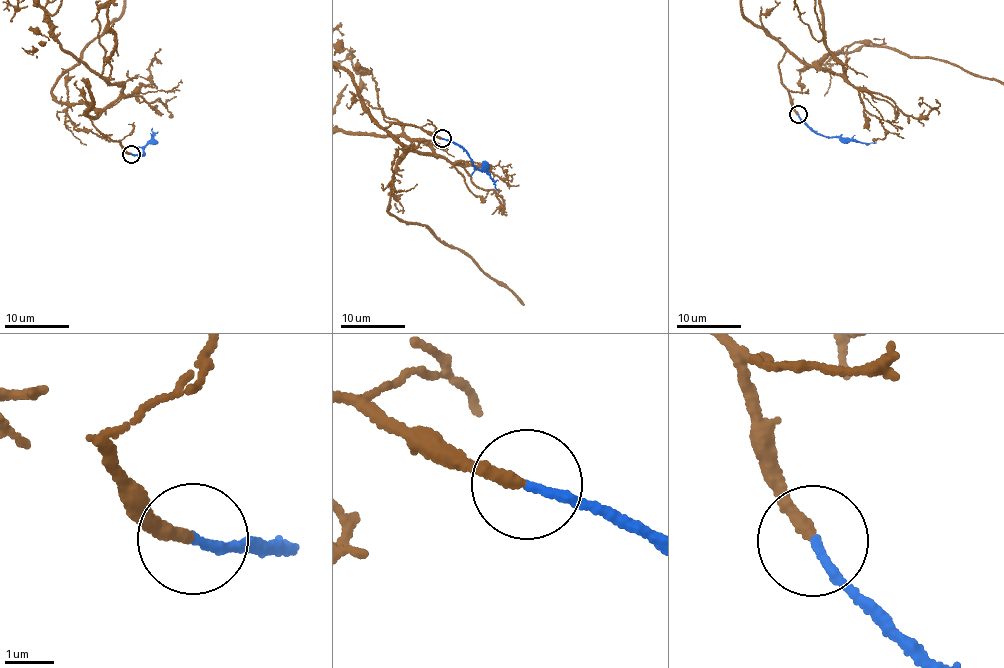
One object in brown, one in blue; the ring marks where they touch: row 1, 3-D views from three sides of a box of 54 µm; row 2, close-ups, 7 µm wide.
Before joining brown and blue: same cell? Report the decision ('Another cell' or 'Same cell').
Same cell

